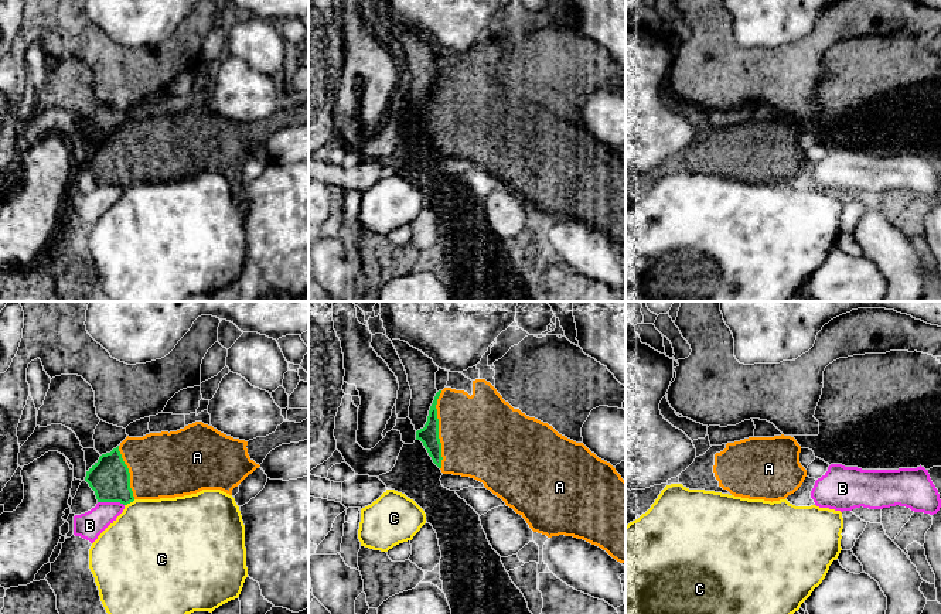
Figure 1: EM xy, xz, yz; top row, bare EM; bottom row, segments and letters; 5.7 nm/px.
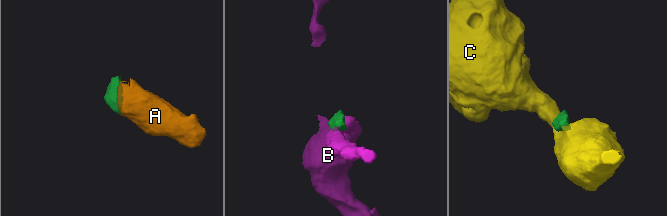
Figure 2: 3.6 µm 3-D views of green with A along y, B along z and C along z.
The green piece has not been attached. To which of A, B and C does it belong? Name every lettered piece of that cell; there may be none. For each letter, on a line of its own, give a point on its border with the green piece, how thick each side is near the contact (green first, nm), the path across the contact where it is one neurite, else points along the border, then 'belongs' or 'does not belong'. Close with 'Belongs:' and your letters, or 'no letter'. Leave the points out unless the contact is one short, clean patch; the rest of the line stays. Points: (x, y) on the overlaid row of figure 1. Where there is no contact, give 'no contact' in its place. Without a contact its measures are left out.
A: contact xz (437, 430); calibres 110 and 460 nm; belongs
B: contact xy (111, 501); calibres 220 and 160 nm; does not belong
C: contact xy (129, 502); calibres 220 and 460 nm; border xy (135, 500), (125, 505); does not belong
Belongs: A

